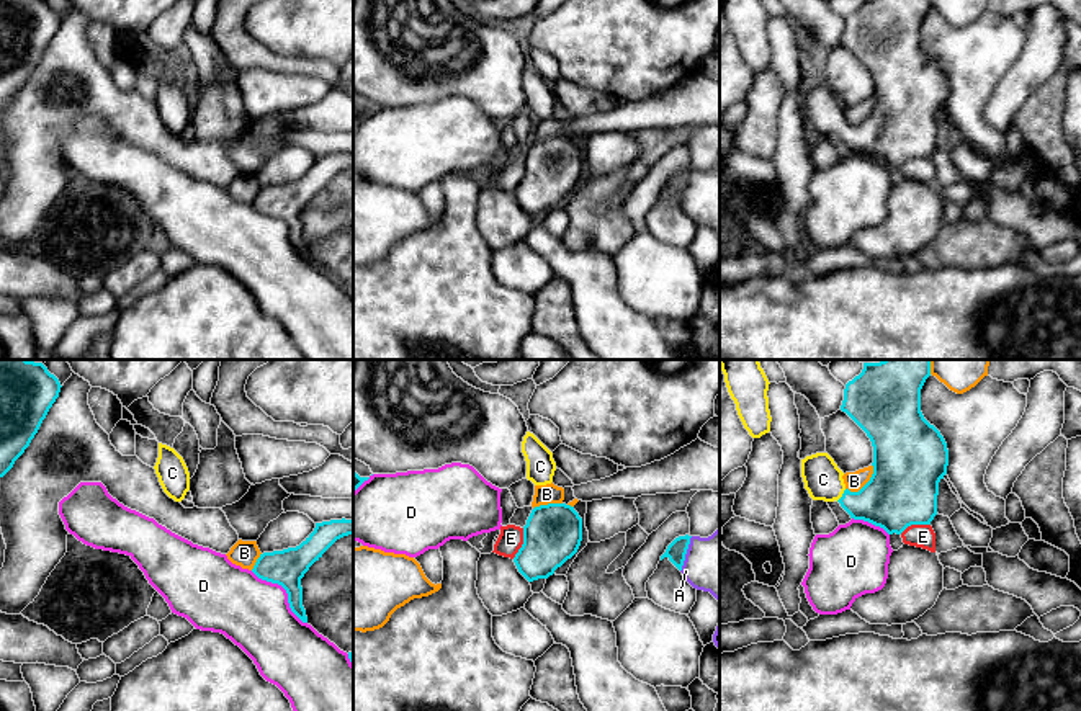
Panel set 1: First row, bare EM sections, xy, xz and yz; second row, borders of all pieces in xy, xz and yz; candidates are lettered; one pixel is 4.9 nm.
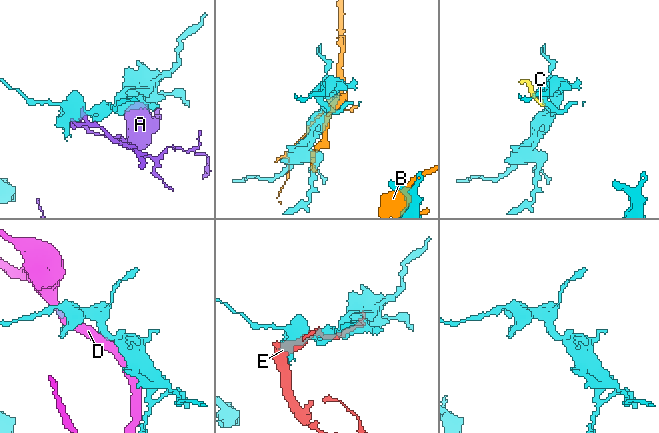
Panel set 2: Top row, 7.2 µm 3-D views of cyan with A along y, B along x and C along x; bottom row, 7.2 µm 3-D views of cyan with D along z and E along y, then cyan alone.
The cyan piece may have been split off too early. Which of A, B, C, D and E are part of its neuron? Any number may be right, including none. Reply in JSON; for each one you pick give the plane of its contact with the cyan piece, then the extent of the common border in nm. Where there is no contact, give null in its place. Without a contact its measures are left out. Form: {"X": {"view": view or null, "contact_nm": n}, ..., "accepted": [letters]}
{"C": {"view": "yz", "contact_nm": 80}, "accepted": ["C"]}

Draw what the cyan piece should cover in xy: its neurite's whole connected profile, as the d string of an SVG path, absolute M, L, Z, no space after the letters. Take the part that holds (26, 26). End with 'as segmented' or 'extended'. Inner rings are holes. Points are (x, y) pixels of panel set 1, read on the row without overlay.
M0 0L0 111L29 80L61 21L46 0Z; as segmented

